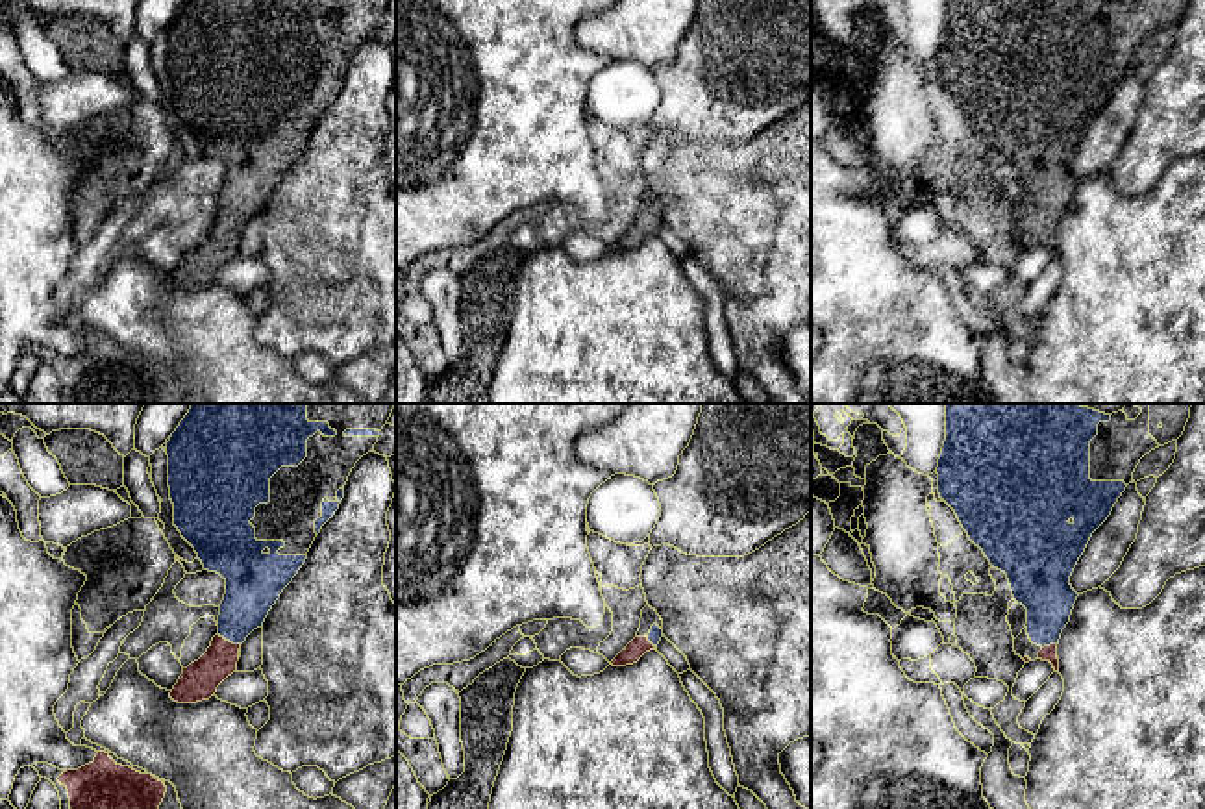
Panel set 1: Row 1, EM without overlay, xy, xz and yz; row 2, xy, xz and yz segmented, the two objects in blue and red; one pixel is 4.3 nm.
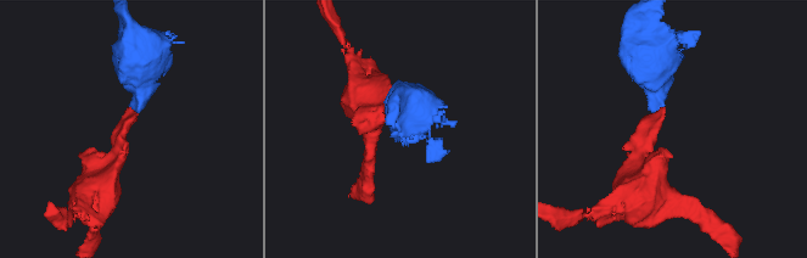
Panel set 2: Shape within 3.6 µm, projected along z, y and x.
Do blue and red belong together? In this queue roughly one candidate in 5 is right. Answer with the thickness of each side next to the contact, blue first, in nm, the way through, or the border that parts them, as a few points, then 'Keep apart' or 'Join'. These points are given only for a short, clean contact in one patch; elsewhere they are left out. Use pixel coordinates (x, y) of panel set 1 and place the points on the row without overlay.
Thickness 240 nm (blue) against 160 nm. Path across: xy (252, 173), (228, 224), (221, 245), (198, 267). Join

